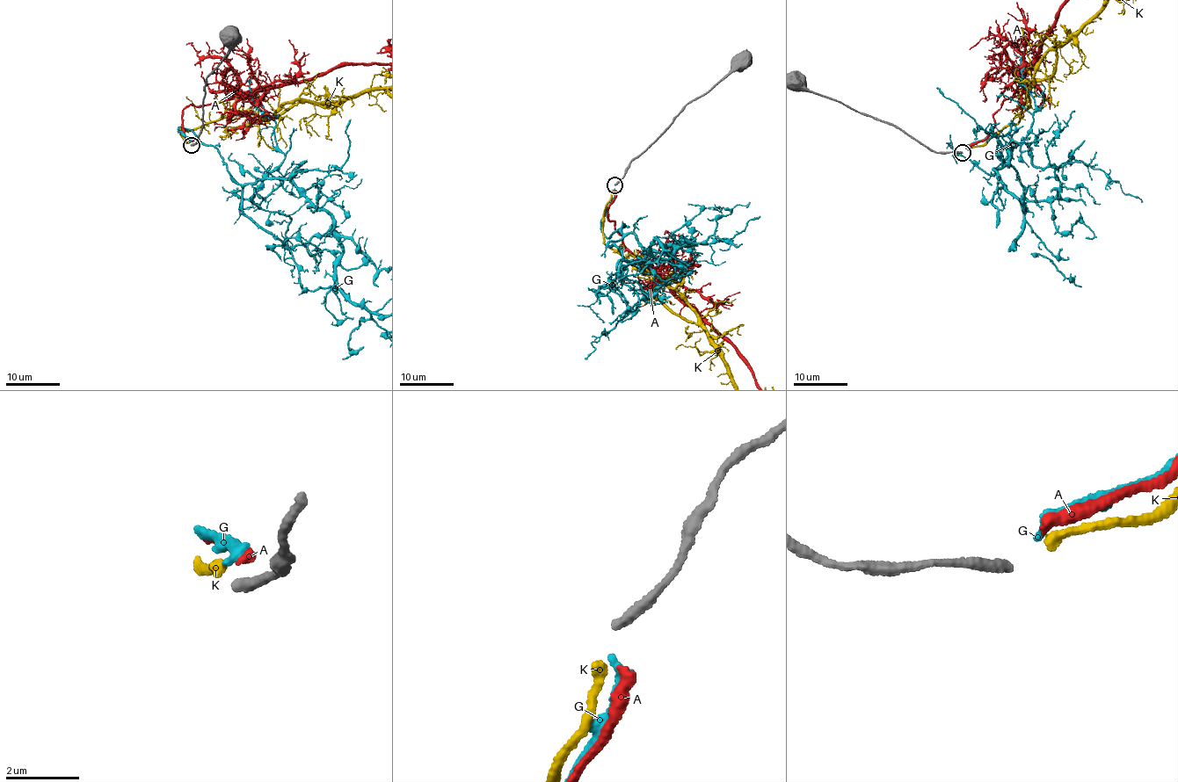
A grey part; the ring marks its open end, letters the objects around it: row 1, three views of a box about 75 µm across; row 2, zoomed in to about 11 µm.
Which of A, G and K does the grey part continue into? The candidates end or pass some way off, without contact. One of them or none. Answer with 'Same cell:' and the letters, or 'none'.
Same cell: none

